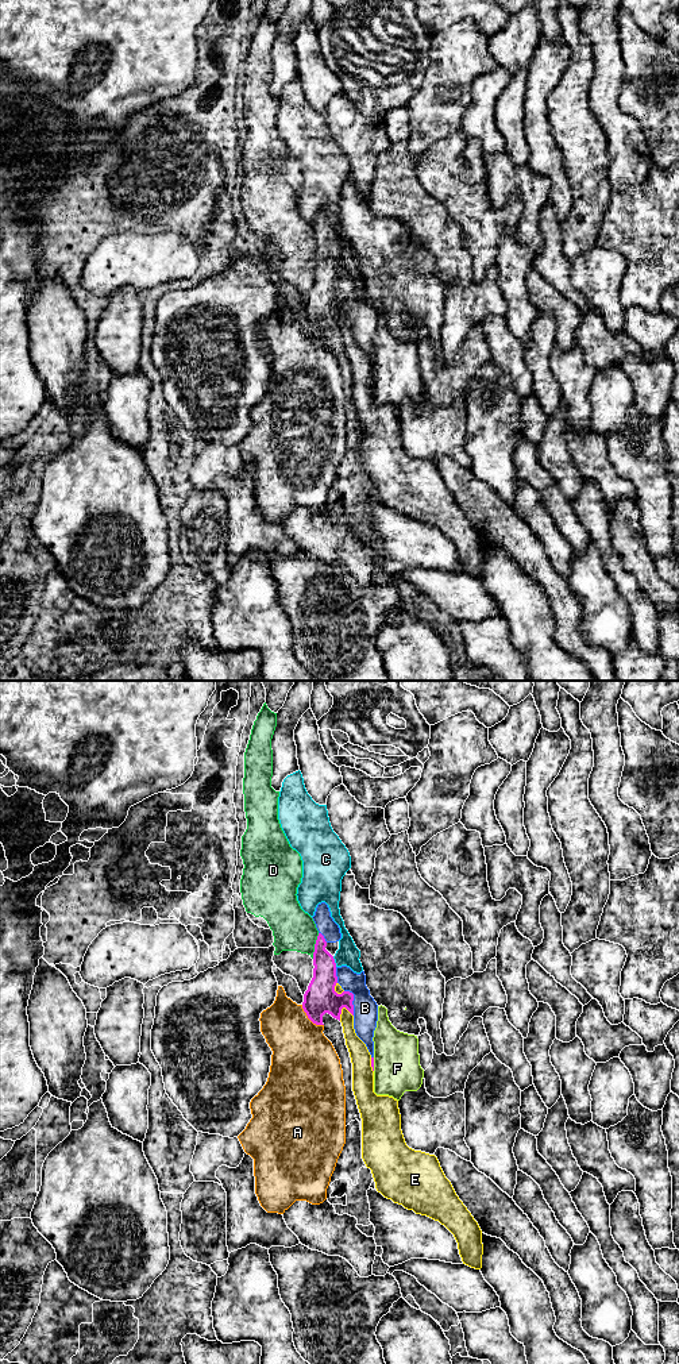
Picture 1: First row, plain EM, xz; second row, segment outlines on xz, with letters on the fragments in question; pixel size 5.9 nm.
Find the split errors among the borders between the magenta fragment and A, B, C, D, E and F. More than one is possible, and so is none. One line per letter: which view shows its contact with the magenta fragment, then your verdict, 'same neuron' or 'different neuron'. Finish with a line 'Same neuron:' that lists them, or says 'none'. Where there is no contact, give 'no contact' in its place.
A: contact in xz; different neuron
B: contact in xz; same neuron
C: contact in xz; different neuron
D: contact in xz; different neuron
E: contact in xz; different neuron
F: contact in xz; different neuron
Same neuron: B

